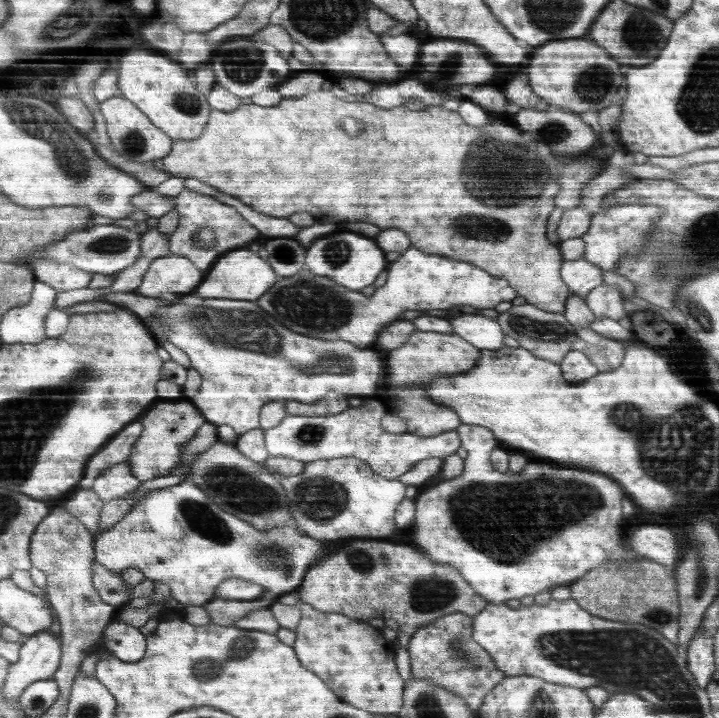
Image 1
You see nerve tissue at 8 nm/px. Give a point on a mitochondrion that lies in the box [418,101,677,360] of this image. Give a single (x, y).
(492, 163)

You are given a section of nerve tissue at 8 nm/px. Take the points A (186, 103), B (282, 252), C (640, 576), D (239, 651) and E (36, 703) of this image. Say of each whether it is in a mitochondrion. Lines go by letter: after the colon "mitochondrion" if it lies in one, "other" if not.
A: mitochondrion
B: mitochondrion
C: other
D: mitochondrion
E: mitochondrion

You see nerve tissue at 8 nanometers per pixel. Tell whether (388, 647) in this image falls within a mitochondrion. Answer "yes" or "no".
no

